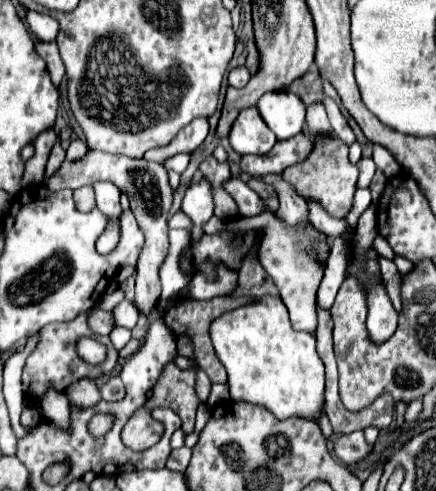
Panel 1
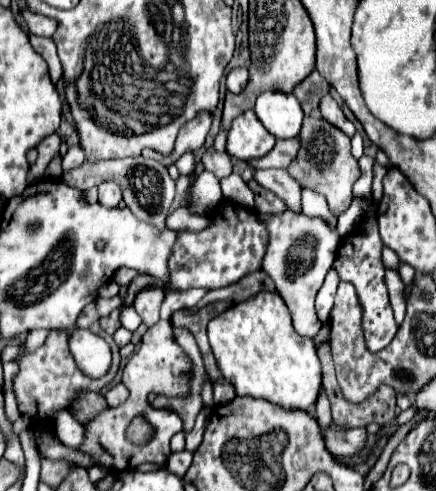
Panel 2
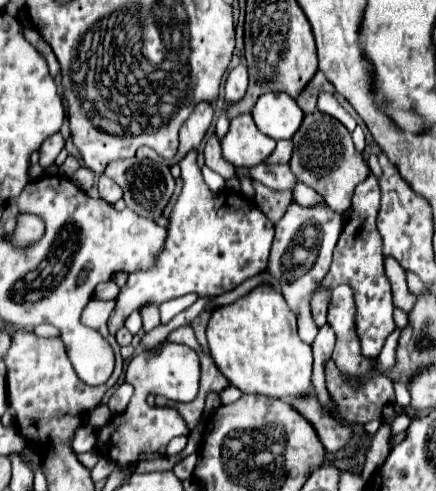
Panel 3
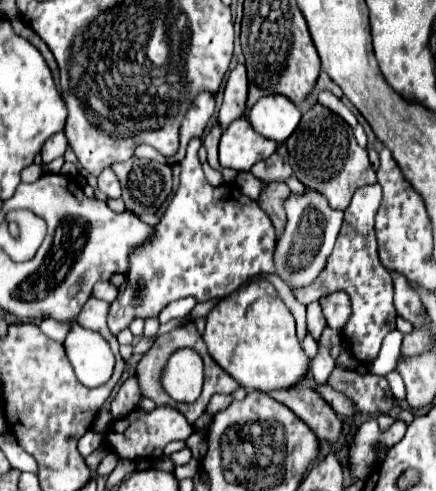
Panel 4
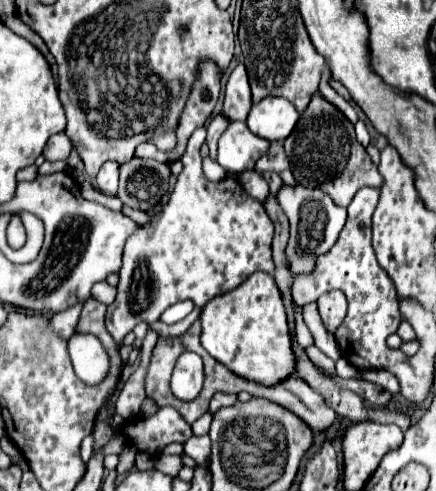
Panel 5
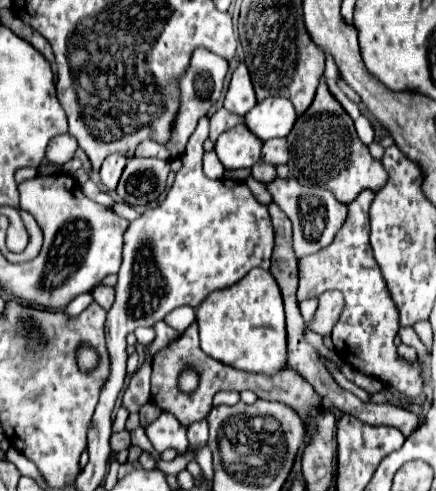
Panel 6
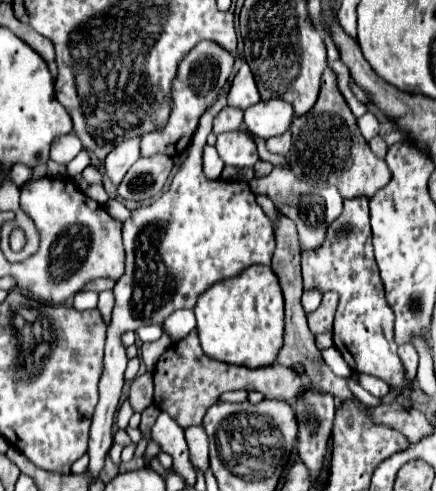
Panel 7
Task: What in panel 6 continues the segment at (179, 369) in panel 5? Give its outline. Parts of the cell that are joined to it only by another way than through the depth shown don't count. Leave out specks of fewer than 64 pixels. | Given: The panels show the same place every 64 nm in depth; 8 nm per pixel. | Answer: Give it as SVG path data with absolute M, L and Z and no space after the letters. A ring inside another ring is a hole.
M192 368L184 370L182 376L180 376L180 388L182 388L184 392L192 392L196 386L198 386L198 374L196 374Z

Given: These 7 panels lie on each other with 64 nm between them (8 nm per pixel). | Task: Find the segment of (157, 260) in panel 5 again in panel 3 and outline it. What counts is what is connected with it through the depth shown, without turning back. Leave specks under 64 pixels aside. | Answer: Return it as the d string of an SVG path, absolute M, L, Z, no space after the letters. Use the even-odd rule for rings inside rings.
M196 150L188 152L180 160L180 170L184 190L168 218L164 248L156 256L156 264L152 268L130 272L108 320L110 330L120 330L132 312L148 304L160 306L190 292L200 298L218 296L268 268L274 224L264 216L264 212L260 212L256 204L240 192L222 190L214 194L204 184L200 166L196 164Z

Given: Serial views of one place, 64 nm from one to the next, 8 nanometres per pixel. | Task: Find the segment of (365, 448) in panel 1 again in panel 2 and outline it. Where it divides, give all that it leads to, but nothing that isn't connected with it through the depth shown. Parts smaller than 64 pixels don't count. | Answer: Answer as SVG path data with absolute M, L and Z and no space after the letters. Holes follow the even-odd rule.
M330 424L324 430L324 442L332 456L350 456L364 446L366 430L364 428L336 428Z

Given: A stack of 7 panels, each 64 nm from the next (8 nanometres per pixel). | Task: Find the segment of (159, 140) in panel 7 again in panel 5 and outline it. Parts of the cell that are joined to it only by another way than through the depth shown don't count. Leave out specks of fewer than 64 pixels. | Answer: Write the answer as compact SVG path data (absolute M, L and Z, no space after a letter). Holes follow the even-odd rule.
M200 60L196 84L192 84L192 92L186 100L186 106L184 106L184 112L180 116L180 124L176 130L176 138L178 138L176 148L172 152L160 152L152 142L142 142L136 148L136 156L152 158L152 160L166 162L166 164L180 160L186 150L186 142L188 142L190 134L198 126L206 124L206 120L210 118L210 114L216 106L216 100L220 96L220 78L222 78L222 72L220 72L220 68L216 68L216 64L212 60Z

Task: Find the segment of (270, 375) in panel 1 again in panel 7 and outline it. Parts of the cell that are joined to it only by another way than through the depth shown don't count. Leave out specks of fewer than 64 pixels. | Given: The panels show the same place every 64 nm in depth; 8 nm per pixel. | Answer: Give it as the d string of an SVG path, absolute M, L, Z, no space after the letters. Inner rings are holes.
M270 266L246 268L232 280L220 280L200 294L194 306L198 338L206 356L246 368L270 366L284 338L284 298Z

